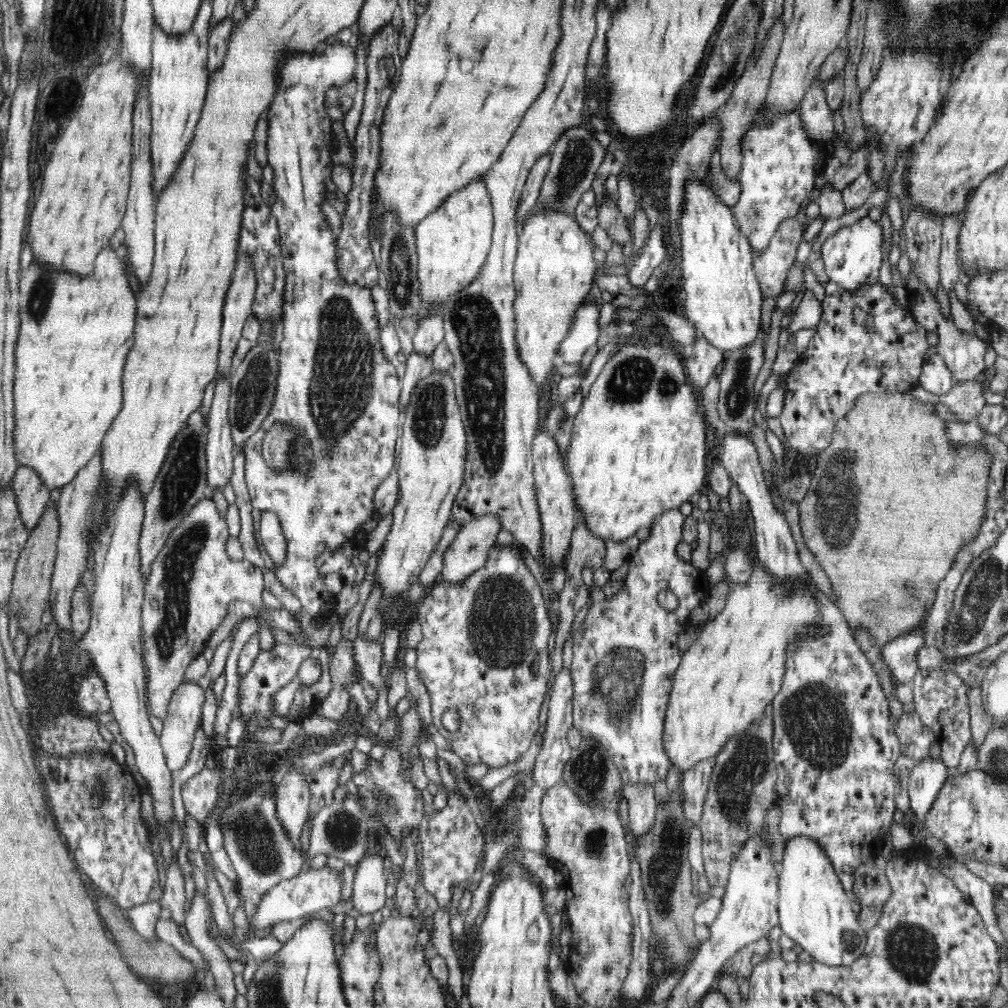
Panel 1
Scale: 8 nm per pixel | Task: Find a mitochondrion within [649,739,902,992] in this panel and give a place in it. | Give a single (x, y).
(849, 937)

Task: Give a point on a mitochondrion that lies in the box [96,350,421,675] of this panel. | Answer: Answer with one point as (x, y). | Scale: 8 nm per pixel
(179, 565)

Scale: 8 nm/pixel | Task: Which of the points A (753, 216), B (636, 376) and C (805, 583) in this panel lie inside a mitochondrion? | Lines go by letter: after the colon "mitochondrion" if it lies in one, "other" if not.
A: mitochondrion
B: mitochondrion
C: other

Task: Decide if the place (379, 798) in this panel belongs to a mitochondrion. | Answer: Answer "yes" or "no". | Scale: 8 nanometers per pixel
yes

